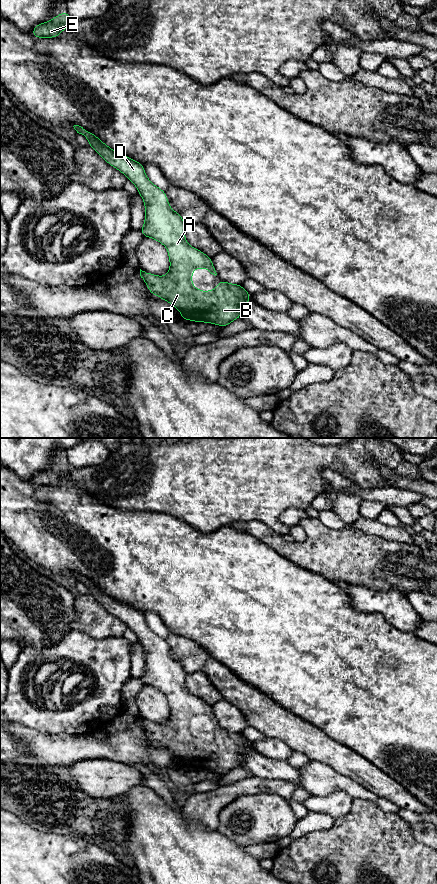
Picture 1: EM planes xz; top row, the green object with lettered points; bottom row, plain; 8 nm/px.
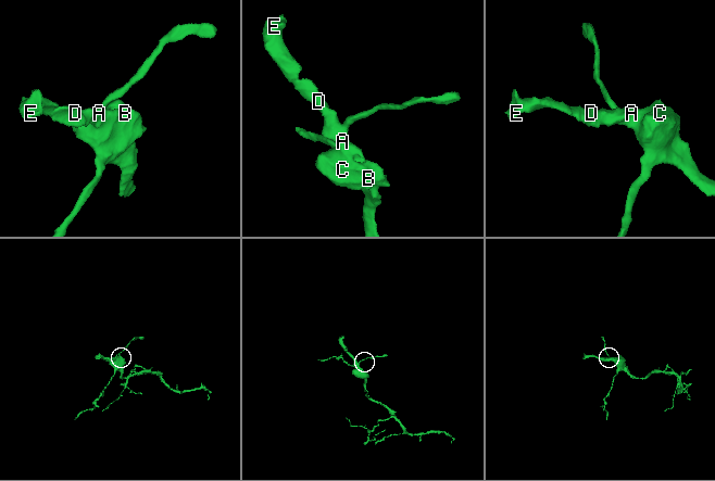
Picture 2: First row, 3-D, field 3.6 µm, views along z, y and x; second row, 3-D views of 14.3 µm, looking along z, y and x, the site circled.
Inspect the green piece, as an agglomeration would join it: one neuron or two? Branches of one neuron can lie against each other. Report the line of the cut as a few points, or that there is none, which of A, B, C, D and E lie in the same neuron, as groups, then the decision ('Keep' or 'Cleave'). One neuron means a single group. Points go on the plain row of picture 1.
No split. Groups: A B C D E. Keep

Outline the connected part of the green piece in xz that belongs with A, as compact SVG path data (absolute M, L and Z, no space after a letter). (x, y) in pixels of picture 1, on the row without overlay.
M79 573L73 575L77 581L85 584L89 594L107 611L137 635L145 653L145 670L140 680L167 696L170 716L166 724L157 724L140 717L140 724L149 740L178 757L184 768L216 772L223 776L239 767L251 742L241 732L231 732L222 727L218 735L211 739L194 735L192 720L195 717L205 716L217 723L212 706L187 691L182 664L170 656L166 640L148 627L144 614L117 601L85 576Z

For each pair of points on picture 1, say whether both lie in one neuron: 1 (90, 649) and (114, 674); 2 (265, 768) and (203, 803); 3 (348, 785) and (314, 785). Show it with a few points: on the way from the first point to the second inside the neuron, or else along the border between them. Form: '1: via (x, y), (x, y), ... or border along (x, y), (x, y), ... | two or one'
1: via (96, 655), (109, 668) | one
2: border along (253, 775), (259, 778), (276, 780) | two
3: via (340, 784), (322, 784) | one

